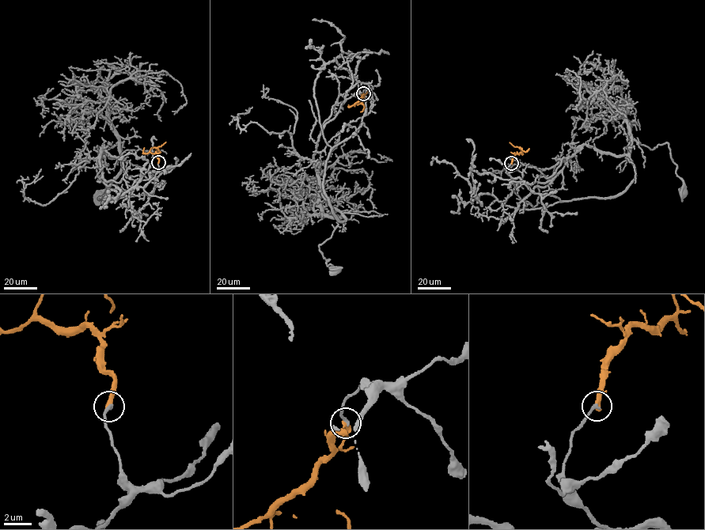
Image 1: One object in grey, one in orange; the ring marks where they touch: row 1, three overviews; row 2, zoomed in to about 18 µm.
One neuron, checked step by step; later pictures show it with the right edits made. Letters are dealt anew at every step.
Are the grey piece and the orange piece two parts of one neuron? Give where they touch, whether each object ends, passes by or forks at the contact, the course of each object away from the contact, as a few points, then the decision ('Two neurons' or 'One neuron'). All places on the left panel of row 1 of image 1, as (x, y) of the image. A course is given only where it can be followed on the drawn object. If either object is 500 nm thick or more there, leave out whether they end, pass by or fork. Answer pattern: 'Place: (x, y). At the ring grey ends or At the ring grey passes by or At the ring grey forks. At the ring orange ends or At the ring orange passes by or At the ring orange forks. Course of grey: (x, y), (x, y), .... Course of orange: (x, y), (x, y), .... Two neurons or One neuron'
Place: (158, 162). At the ring grey ends. At the ring orange ends. Course of grey: (158, 162), (149, 193), (108, 201), (99, 198), (120, 170), (119, 145), (93, 147), (105, 185), (100, 194). Course of orange: (158, 162), (157, 154), (149, 149), (165, 141). Two neurons

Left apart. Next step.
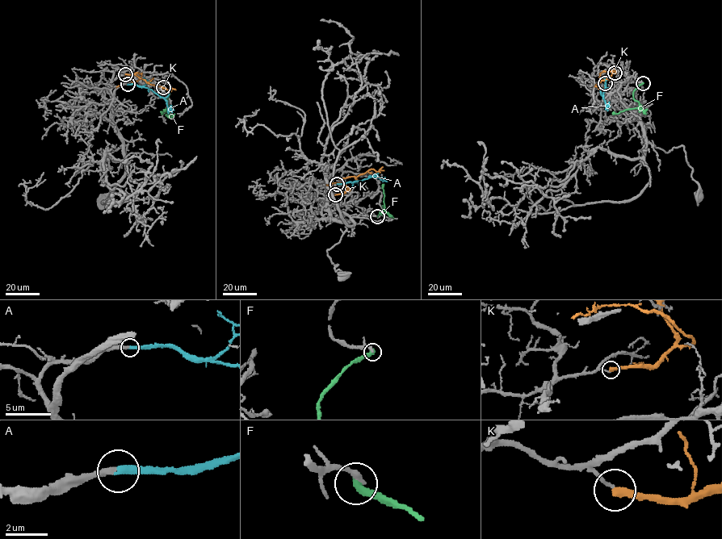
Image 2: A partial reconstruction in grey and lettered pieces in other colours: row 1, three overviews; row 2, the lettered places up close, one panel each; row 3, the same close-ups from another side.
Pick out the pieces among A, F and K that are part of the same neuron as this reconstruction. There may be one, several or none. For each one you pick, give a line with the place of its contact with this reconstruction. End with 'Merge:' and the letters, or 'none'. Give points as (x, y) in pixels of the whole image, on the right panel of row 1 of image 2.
A: (605, 83)
Merge: A

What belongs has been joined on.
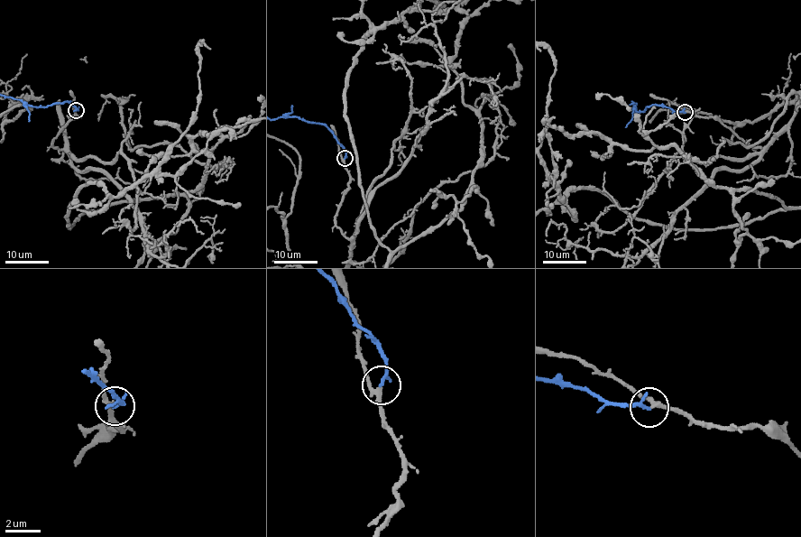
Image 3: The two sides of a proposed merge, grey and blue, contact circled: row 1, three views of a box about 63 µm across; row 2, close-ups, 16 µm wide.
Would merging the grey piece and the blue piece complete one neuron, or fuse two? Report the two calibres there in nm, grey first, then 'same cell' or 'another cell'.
220/150 nm | same cell

